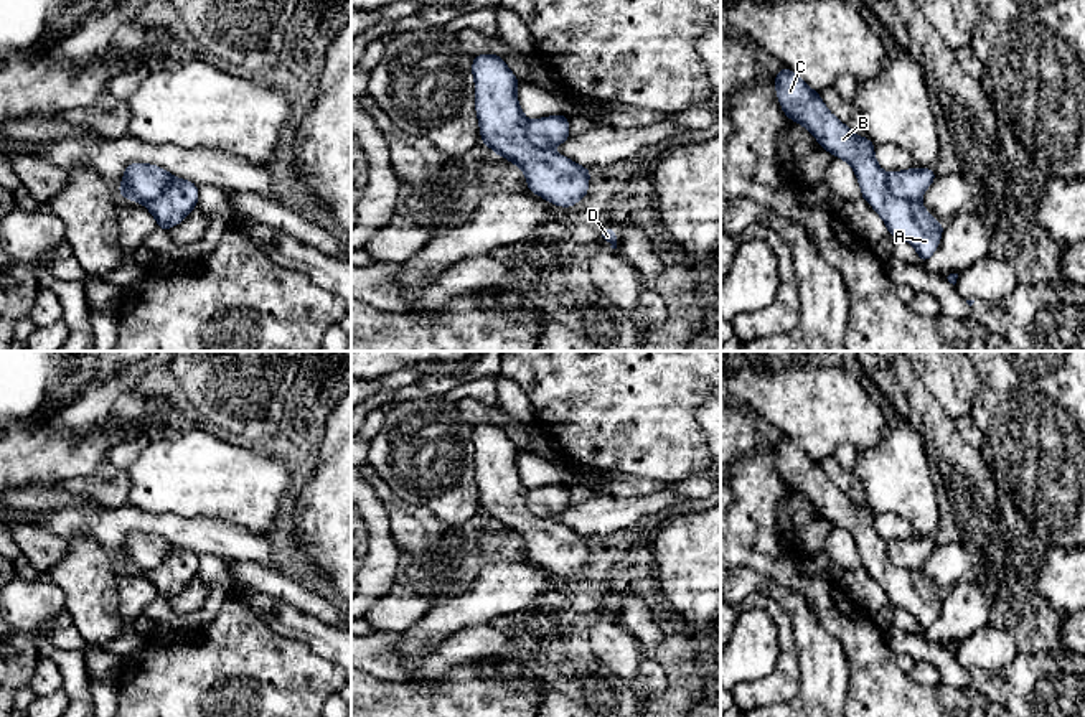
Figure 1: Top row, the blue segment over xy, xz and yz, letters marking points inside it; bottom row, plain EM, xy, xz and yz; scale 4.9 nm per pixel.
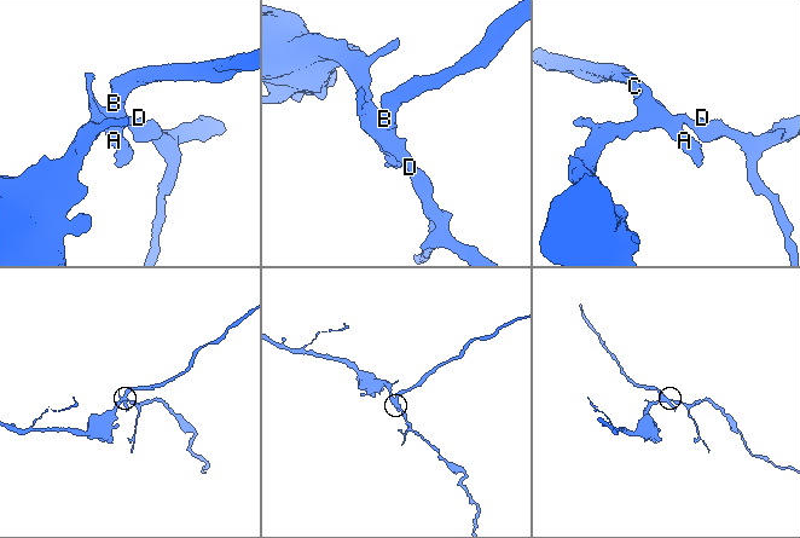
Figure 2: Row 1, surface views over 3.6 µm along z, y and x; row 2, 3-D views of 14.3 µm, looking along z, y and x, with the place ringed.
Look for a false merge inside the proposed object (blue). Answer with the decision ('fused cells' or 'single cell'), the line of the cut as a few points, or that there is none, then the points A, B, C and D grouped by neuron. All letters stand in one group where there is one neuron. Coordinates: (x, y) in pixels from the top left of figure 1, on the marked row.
fused cells; cut yz (886, 173), (886, 183), (894, 195), (919, 201); groups A B C / D

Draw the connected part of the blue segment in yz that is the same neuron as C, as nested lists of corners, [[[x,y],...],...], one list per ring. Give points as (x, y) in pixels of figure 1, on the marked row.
[[[783,66],[773,84],[783,114],[801,124],[826,152],[852,166],[862,199],[882,218],[889,234],[910,242],[920,262],[928,260],[940,244],[943,224],[923,208],[922,201],[907,201],[890,193],[887,173],[876,160],[874,143],[866,137],[857,137],[834,117],[820,92],[815,92],[791,69]]]

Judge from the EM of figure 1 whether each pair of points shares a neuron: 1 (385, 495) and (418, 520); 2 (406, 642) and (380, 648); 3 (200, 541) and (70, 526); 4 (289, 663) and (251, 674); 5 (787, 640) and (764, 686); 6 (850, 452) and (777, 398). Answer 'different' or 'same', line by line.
1: same
2: different
3: same
4: same
5: same
6: different

